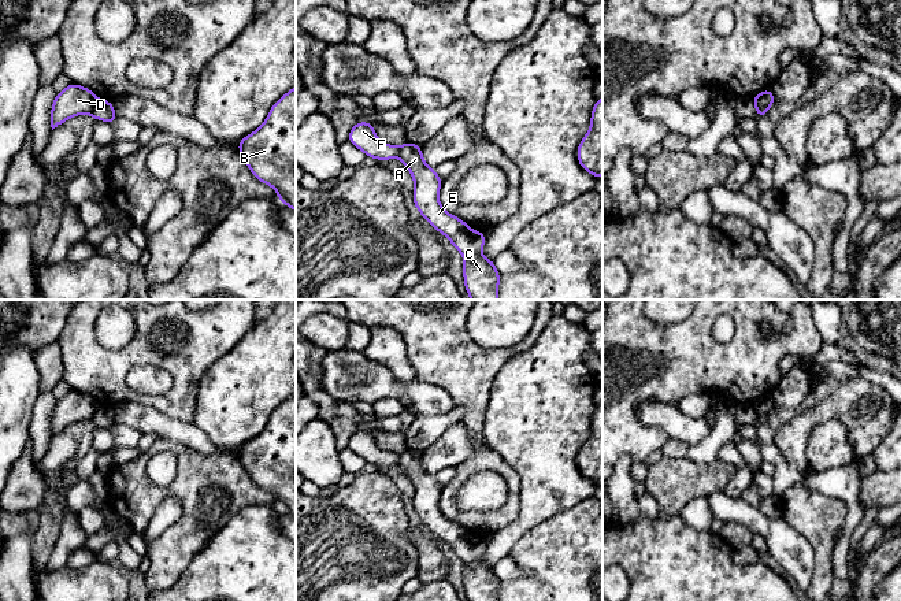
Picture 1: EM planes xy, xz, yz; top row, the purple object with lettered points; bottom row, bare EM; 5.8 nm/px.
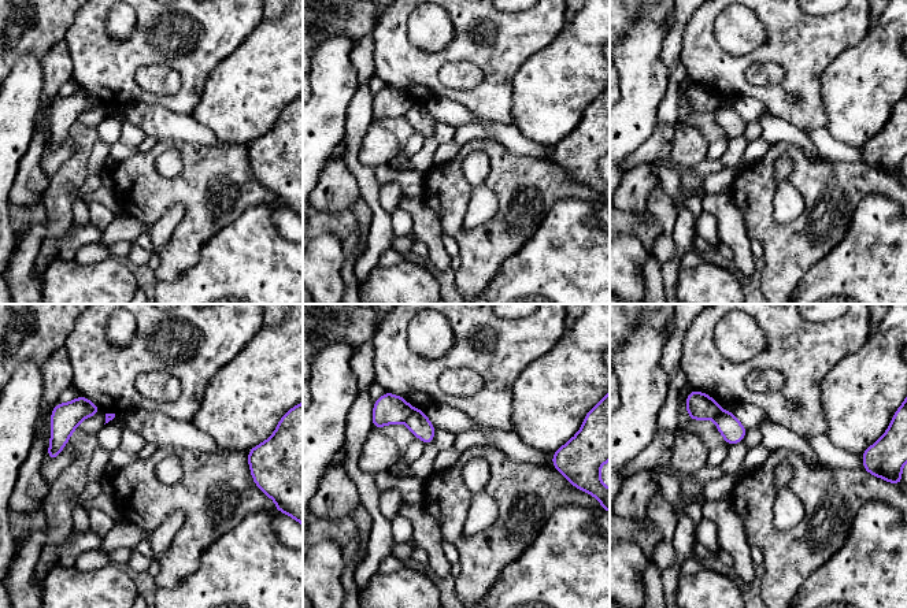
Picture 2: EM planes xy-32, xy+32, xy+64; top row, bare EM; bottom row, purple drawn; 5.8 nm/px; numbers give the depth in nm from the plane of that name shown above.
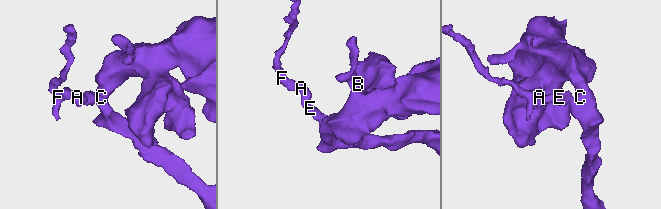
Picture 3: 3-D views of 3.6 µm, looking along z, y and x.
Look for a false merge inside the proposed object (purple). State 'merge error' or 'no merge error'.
merge error

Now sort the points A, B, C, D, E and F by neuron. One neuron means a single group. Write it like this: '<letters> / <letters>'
A B C E / D F

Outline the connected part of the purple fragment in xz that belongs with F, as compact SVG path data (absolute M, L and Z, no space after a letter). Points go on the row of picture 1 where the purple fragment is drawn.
M357 122L349 131L348 141L368 157L388 160L400 157L400 148L379 141L370 122Z

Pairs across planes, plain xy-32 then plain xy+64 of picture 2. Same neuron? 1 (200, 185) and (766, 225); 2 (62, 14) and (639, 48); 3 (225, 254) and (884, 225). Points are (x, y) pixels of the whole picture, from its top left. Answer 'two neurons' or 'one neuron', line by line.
1: one neuron
2: two neurons
3: one neuron

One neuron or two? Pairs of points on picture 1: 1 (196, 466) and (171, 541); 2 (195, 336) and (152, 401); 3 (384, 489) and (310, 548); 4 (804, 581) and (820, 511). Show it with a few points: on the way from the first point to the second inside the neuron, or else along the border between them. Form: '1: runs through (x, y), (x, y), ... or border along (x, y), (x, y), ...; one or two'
1: runs through (196, 485), (196, 516), (191, 522); one
2: runs through (186, 355), (185, 382), (171, 396); one
3: runs through (366, 507), (327, 545); one
4: border along (789, 525), (812, 549), (811, 581); two

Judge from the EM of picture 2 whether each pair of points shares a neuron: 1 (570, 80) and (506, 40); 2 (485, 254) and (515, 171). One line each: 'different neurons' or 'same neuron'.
1: different neurons
2: same neuron

